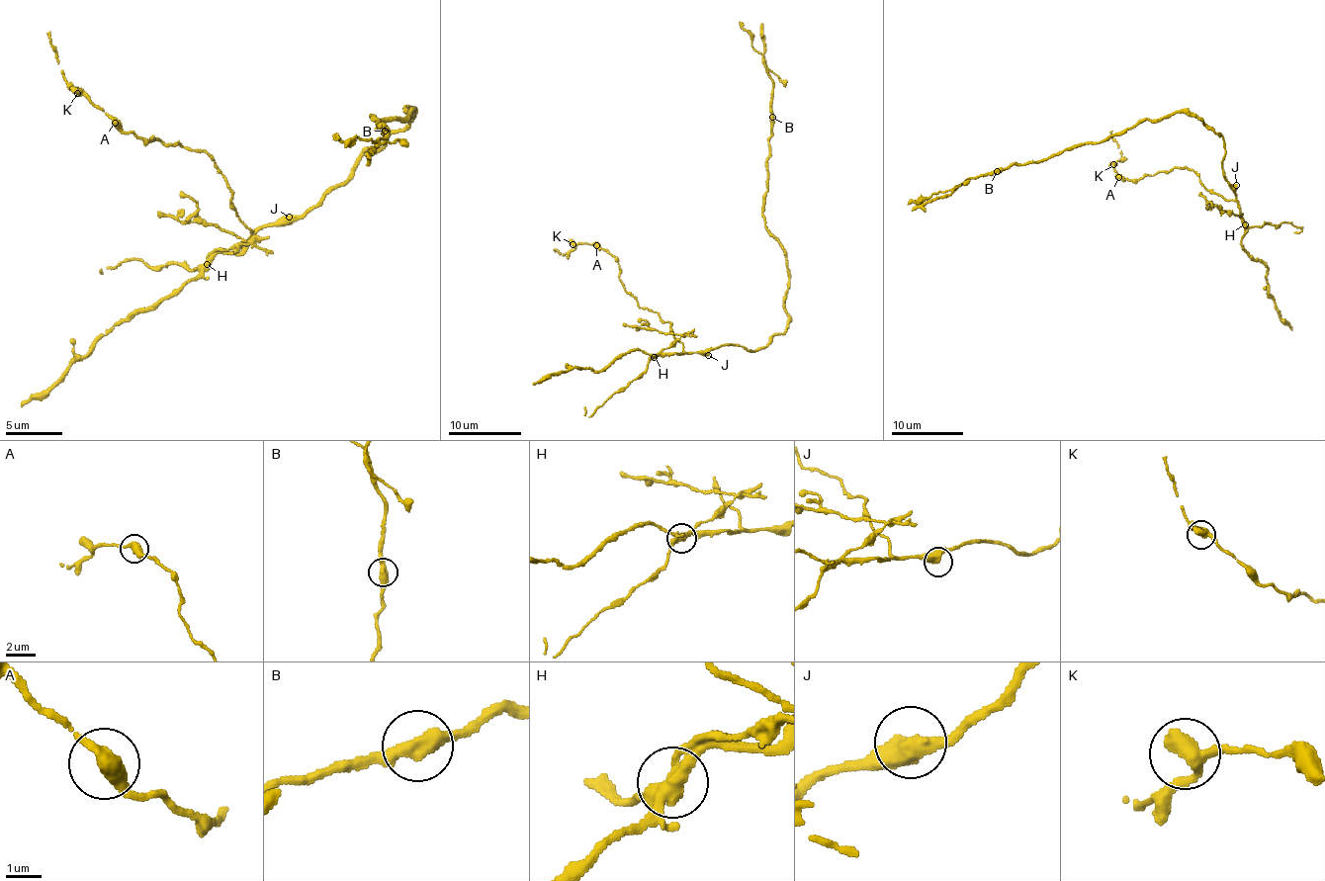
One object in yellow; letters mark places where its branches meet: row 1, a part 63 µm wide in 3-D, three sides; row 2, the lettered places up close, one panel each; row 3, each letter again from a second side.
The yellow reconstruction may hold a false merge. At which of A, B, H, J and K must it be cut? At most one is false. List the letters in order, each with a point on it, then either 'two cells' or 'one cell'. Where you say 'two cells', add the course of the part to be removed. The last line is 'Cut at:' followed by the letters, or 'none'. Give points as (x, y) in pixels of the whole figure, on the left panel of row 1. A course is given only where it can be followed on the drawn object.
A: at (115, 123); one cell
B: at (385, 131); one cell
H: at (207, 264); two cells; foreign part runs (207, 265), (190, 270), (179, 264), (151, 268), (136, 259), (100, 268), (100, 271)
J: at (289, 217); one cell
K: at (77, 93); one cell
Cut at: H

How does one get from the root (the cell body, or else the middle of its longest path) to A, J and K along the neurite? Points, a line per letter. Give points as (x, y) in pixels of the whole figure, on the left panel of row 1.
A: (383, 145), (366, 151), (354, 172), (301, 216), (252, 230), (206, 152), (134, 137), (115, 123)
J: (383, 145), (366, 151), (346, 180), (334, 185), (301, 216), (289, 217)
K: (383, 145), (366, 151), (354, 172), (301, 216), (252, 230), (206, 152), (134, 137), (77, 93)

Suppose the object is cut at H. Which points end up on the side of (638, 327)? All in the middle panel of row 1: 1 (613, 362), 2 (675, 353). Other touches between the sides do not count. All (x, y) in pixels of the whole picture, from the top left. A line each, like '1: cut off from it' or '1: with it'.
1: cut off from it
2: cut off from it

